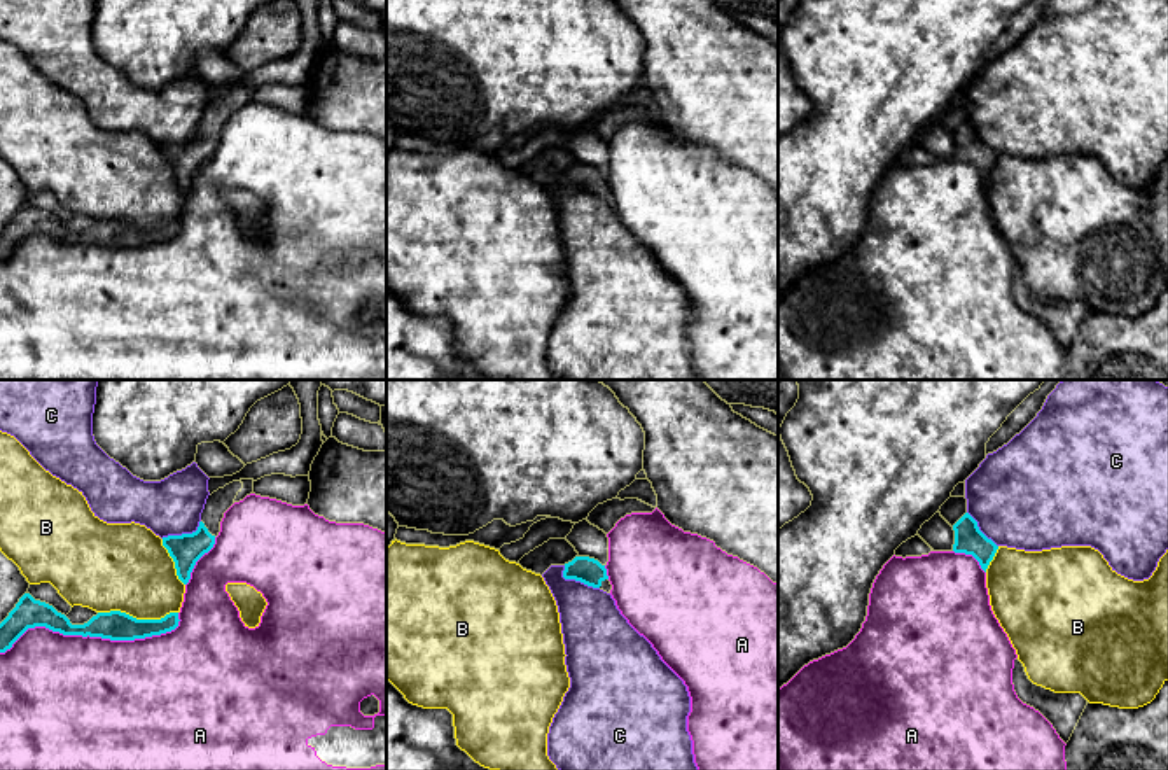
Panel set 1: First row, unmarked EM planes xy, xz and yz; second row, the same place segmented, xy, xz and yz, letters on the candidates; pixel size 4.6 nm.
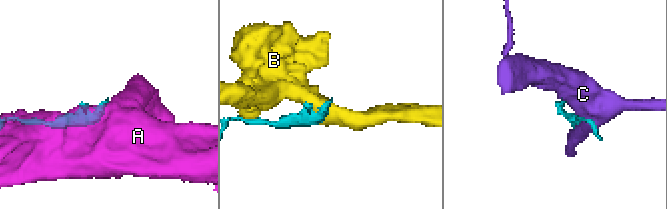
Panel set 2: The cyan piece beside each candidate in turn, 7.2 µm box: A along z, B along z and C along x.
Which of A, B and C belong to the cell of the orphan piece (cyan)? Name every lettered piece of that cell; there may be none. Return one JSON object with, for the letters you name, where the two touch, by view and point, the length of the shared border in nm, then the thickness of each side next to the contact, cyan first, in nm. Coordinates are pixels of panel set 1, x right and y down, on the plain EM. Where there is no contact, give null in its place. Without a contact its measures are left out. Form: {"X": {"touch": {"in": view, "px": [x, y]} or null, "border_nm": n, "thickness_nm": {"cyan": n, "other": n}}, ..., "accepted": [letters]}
{"accepted": []}

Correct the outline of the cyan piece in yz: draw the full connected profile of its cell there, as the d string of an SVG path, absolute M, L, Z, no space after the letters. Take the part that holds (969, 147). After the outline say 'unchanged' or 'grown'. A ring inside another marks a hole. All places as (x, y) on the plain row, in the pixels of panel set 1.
M965 121L955 133L955 161L972 163L981 177L986 180L990 170L993 168L998 154L988 147L977 135L977 130Z | unchanged

